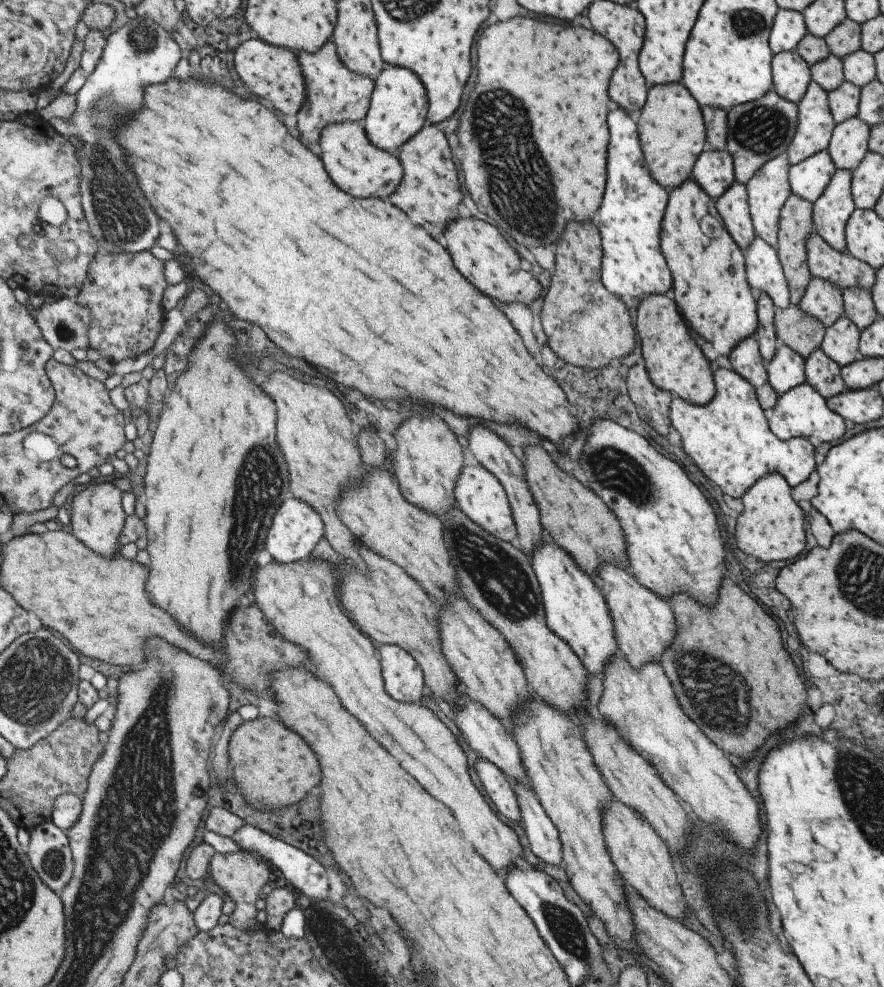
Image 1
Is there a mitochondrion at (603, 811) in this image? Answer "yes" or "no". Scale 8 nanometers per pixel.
no

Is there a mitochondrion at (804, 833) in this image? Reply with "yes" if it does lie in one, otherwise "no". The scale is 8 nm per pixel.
no

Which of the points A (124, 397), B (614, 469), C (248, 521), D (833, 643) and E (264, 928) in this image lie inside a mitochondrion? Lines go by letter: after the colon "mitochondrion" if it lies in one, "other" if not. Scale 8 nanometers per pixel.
A: other
B: mitochondrion
C: mitochondrion
D: other
E: other

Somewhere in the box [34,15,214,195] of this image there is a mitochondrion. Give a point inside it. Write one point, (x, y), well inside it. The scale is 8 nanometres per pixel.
(143, 38)

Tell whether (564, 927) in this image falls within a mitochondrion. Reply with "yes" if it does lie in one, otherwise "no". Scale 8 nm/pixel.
yes

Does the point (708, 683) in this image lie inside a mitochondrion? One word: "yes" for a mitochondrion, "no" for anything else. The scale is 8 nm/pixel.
yes

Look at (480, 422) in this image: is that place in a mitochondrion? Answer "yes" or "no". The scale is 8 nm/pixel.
no

